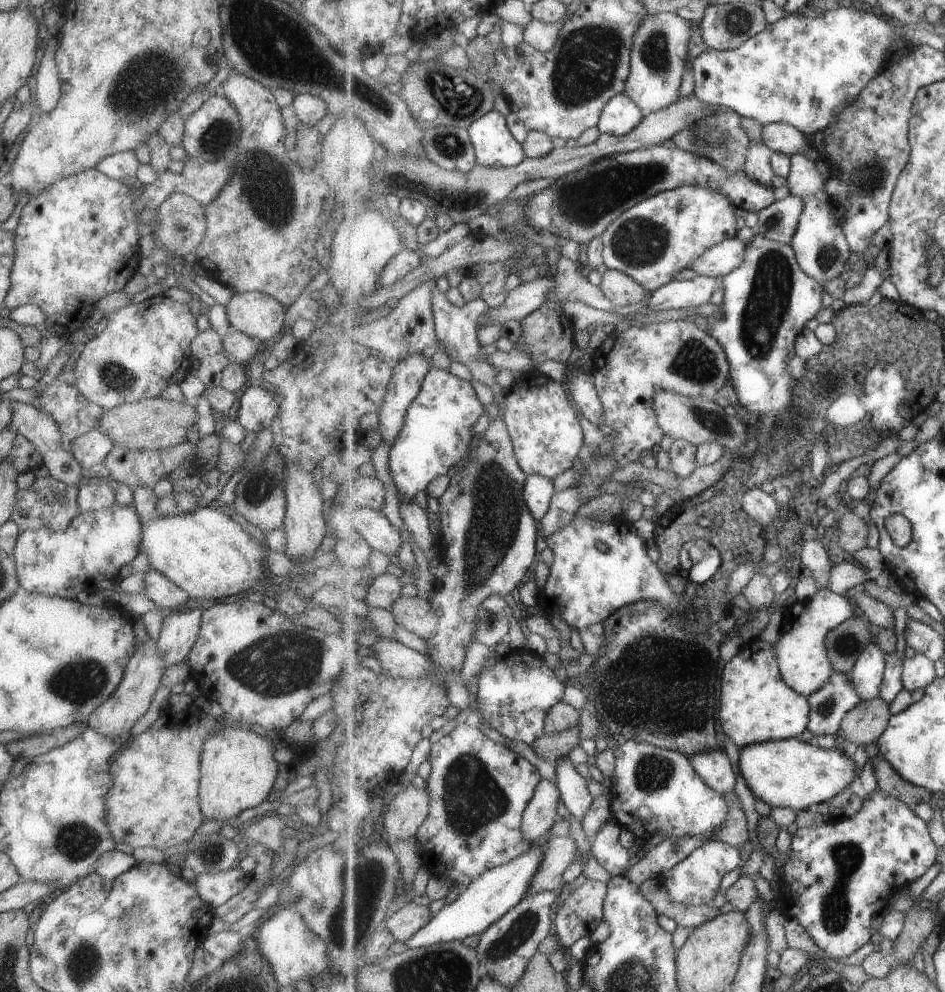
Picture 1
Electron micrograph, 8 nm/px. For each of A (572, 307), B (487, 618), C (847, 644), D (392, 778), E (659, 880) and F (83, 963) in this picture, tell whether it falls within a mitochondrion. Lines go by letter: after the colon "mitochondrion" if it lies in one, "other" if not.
A: other
B: mitochondrion
C: mitochondrion
D: other
E: other
F: mitochondrion

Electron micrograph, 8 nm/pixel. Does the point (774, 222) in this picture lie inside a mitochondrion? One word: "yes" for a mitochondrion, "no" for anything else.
yes

